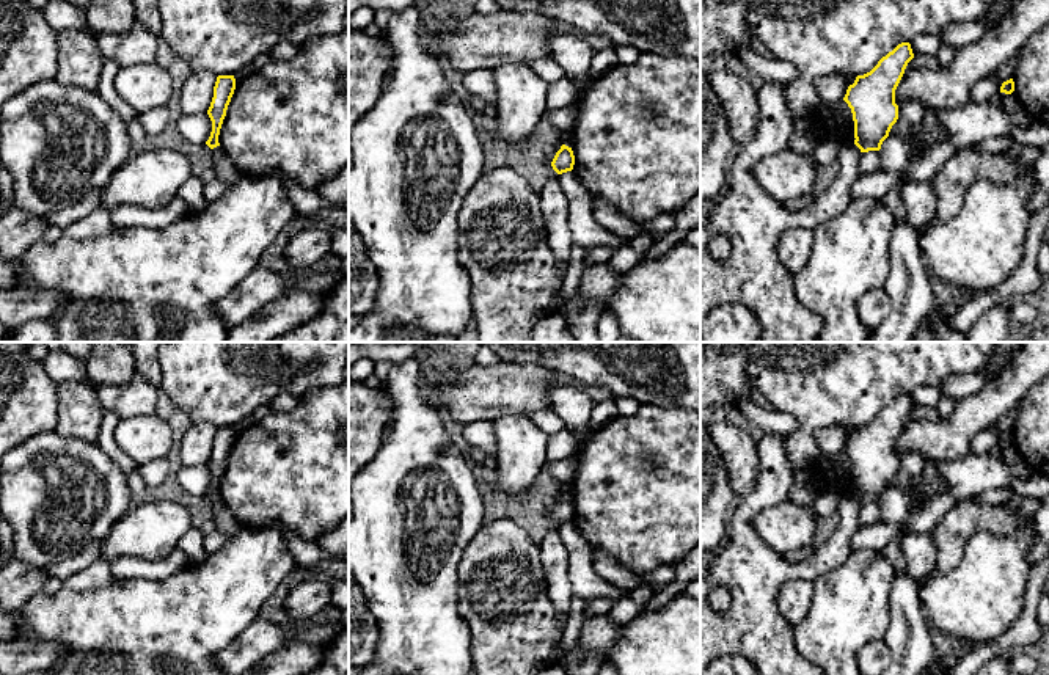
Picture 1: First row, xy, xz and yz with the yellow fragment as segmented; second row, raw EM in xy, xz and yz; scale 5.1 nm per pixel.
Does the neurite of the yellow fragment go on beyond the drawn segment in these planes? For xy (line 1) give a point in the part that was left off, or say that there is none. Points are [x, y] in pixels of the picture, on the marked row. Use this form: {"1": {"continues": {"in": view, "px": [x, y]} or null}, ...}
{"1": {"continues": null}}

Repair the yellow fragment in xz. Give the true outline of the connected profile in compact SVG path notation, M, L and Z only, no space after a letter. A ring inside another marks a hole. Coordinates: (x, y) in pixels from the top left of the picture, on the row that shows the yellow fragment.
M562 144L561 149L556 152L551 166L557 174L572 171L575 165L575 155L572 148Z

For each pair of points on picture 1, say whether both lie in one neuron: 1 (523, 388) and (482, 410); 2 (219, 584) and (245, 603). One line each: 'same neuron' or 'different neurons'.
1: same neuron
2: same neuron

